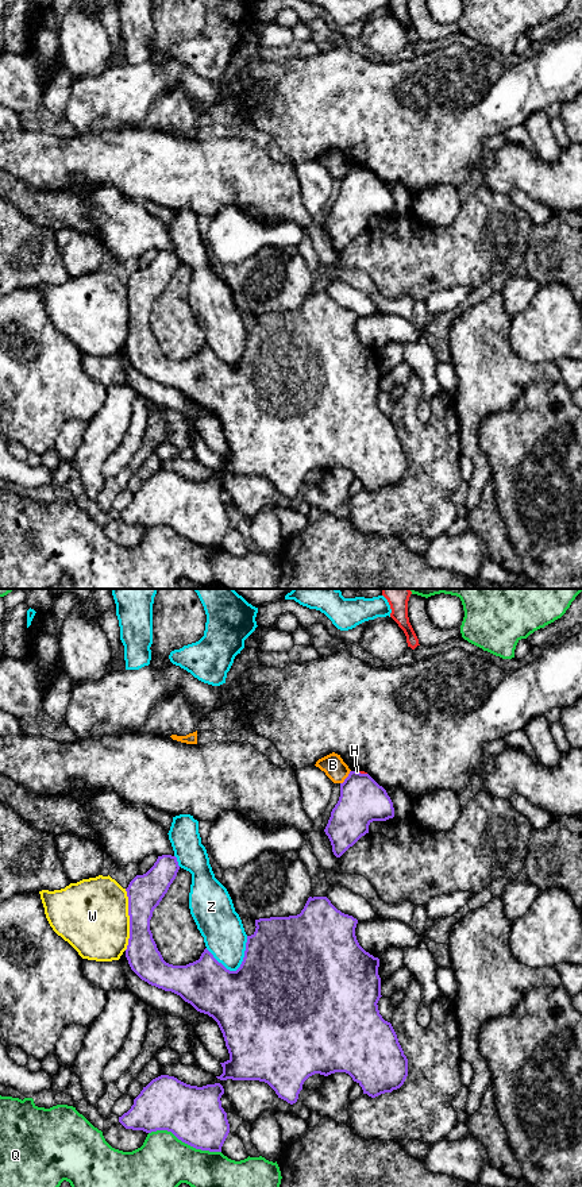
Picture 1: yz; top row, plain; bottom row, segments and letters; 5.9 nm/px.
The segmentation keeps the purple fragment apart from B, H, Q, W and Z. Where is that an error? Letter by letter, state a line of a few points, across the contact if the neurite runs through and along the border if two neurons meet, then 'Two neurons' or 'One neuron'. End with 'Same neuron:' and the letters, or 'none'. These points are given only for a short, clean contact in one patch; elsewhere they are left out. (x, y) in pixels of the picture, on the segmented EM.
B: Two neurons
H: Line: yz (355, 771), (366, 774). Two neurons
Q: Two neurons
W: Two neurons
Z: Two neurons
Same neuron: none

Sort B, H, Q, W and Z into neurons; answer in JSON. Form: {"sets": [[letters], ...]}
{"sets": [["B"], ["H"], ["Q"], ["W"], ["Z"]]}

